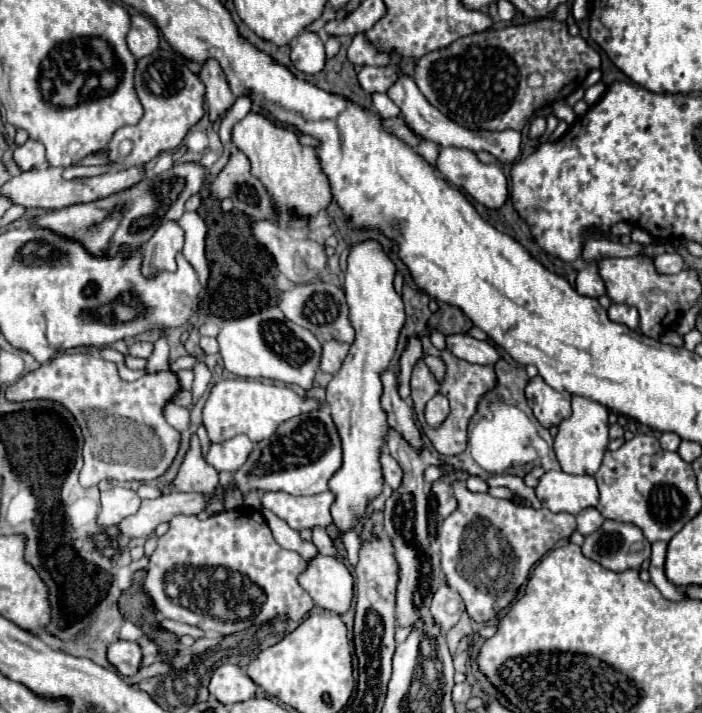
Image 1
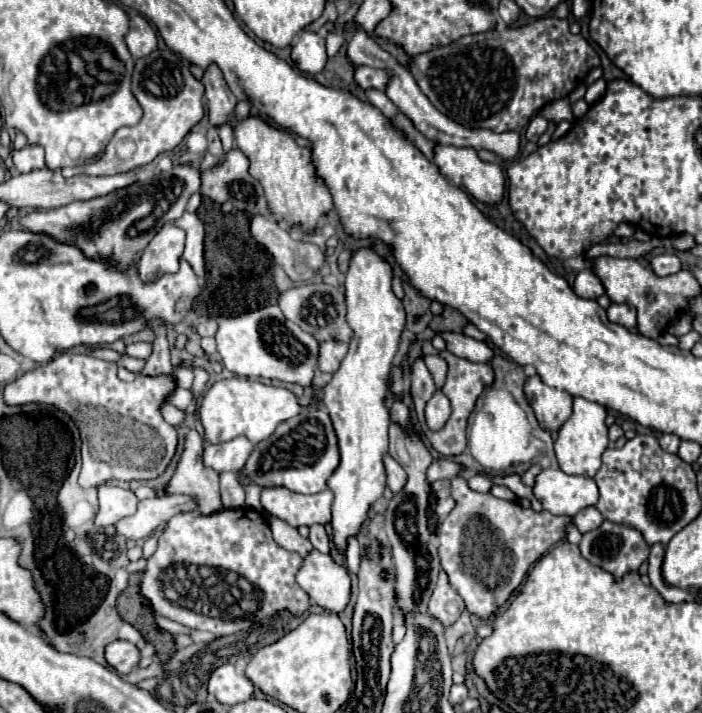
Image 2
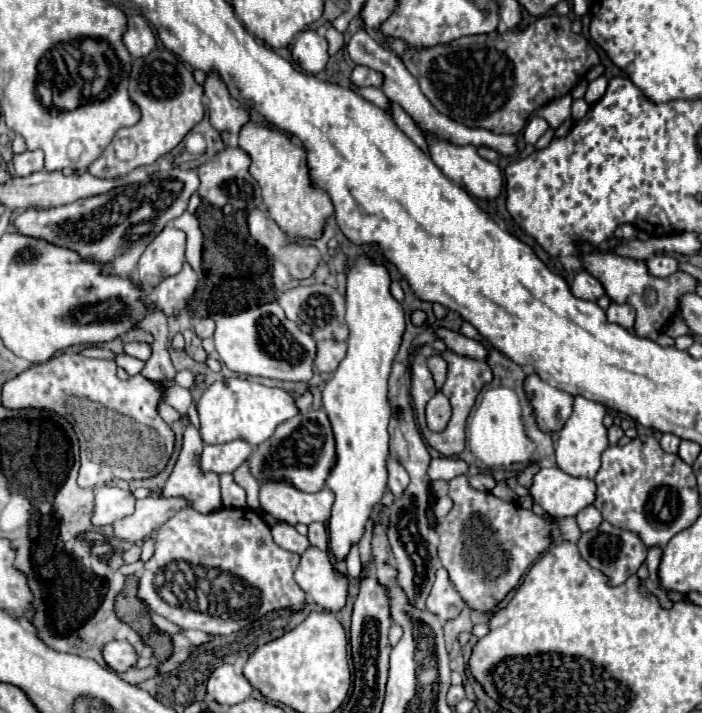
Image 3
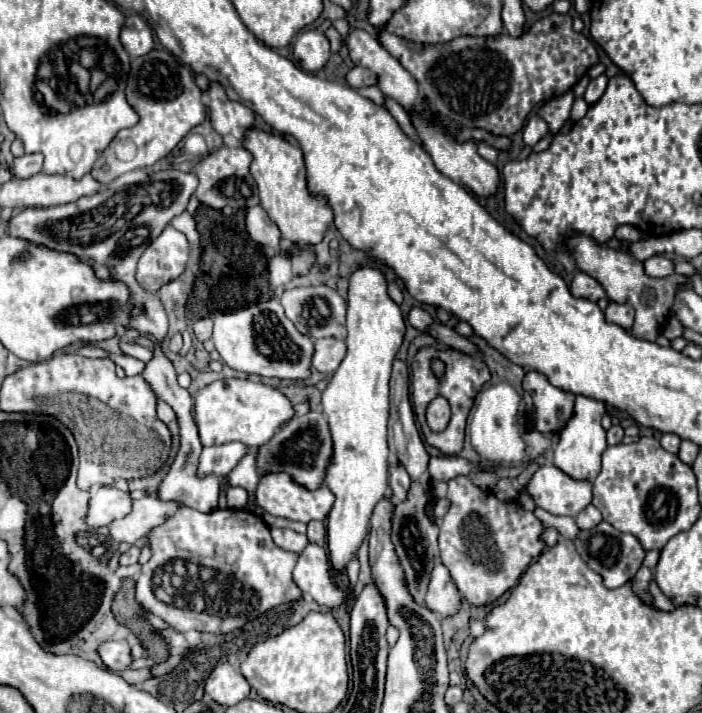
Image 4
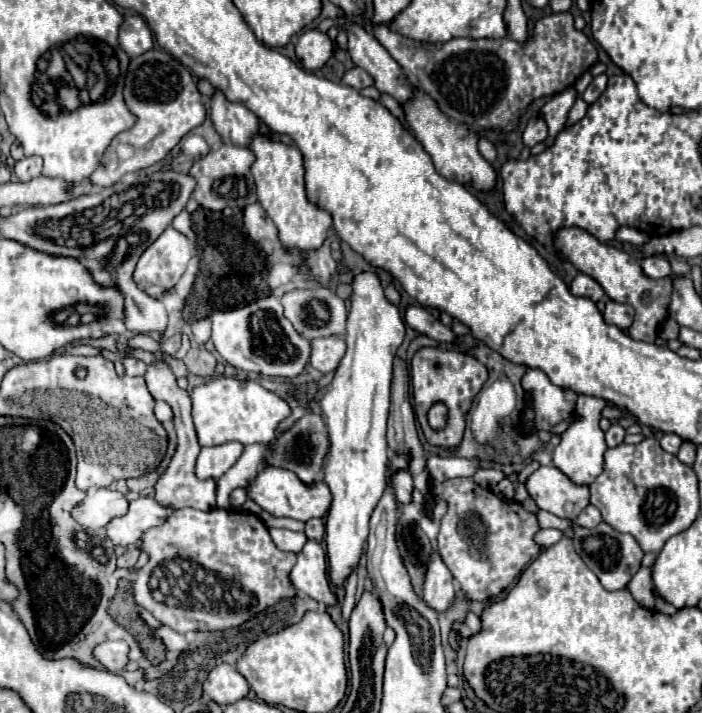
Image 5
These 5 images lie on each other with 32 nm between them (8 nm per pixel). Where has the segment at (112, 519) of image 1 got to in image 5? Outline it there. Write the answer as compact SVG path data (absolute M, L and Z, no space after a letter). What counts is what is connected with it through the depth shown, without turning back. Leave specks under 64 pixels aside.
M90 488L86 500L72 514L86 528L96 530L106 526L112 518L128 512L128 500L122 492L112 488Z

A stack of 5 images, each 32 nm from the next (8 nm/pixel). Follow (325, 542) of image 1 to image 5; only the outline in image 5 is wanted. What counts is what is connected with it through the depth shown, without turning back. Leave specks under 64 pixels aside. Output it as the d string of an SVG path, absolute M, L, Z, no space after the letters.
M312 518L306 522L306 536L310 540L316 540L316 542L322 542L324 540L324 522L318 520L318 518Z

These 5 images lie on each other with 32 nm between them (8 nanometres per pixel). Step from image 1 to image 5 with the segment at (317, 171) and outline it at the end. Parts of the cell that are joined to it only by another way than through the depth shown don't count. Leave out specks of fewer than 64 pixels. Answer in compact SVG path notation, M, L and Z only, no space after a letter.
M260 132L252 136L248 148L256 156L252 164L252 176L258 188L258 202L264 206L268 218L276 224L280 240L286 242L290 248L298 248L300 252L318 248L332 228L332 216L328 210L322 210L306 196L302 152L296 146L284 144Z

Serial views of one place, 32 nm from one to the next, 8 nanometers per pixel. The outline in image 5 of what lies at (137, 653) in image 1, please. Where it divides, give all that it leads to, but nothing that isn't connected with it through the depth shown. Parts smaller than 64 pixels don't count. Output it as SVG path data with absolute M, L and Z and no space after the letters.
M124 640L118 642L102 642L94 648L94 656L100 664L110 672L122 672L128 664L128 644Z

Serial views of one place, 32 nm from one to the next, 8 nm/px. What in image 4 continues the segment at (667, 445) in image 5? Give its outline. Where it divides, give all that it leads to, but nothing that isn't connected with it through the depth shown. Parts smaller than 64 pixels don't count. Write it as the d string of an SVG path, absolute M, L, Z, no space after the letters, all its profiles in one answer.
M662 434L660 438L660 444L666 452L672 452L672 454L678 454L678 446L680 446L680 438L676 434Z

